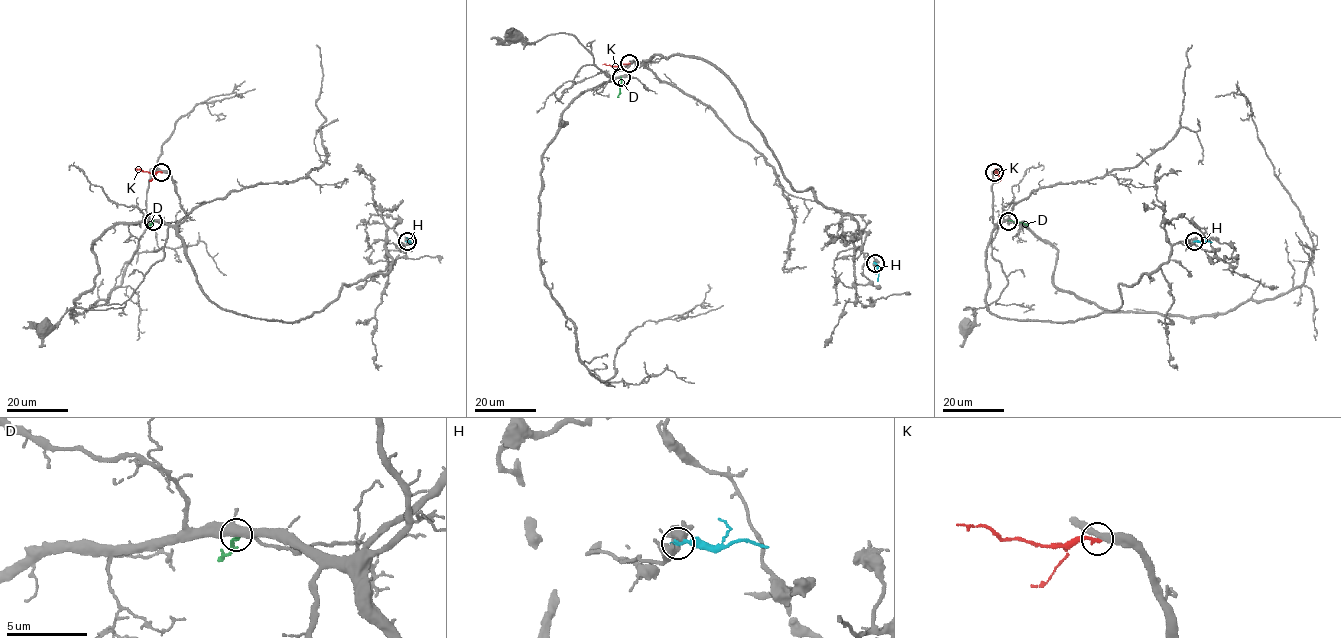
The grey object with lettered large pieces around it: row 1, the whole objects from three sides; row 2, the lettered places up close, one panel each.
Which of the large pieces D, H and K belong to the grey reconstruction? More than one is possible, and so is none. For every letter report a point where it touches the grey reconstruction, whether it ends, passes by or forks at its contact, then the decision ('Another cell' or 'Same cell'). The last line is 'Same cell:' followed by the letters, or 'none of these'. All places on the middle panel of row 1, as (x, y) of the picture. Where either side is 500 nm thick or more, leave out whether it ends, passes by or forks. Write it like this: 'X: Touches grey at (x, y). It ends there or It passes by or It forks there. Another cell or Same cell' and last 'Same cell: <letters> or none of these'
D: Touches grey at (621, 77). It ends there. Another cell
H: Touches grey at (875, 263). It ends there. Another cell
K: Touches grey at (629, 63). It ends there. Another cell
Same cell: none of these

